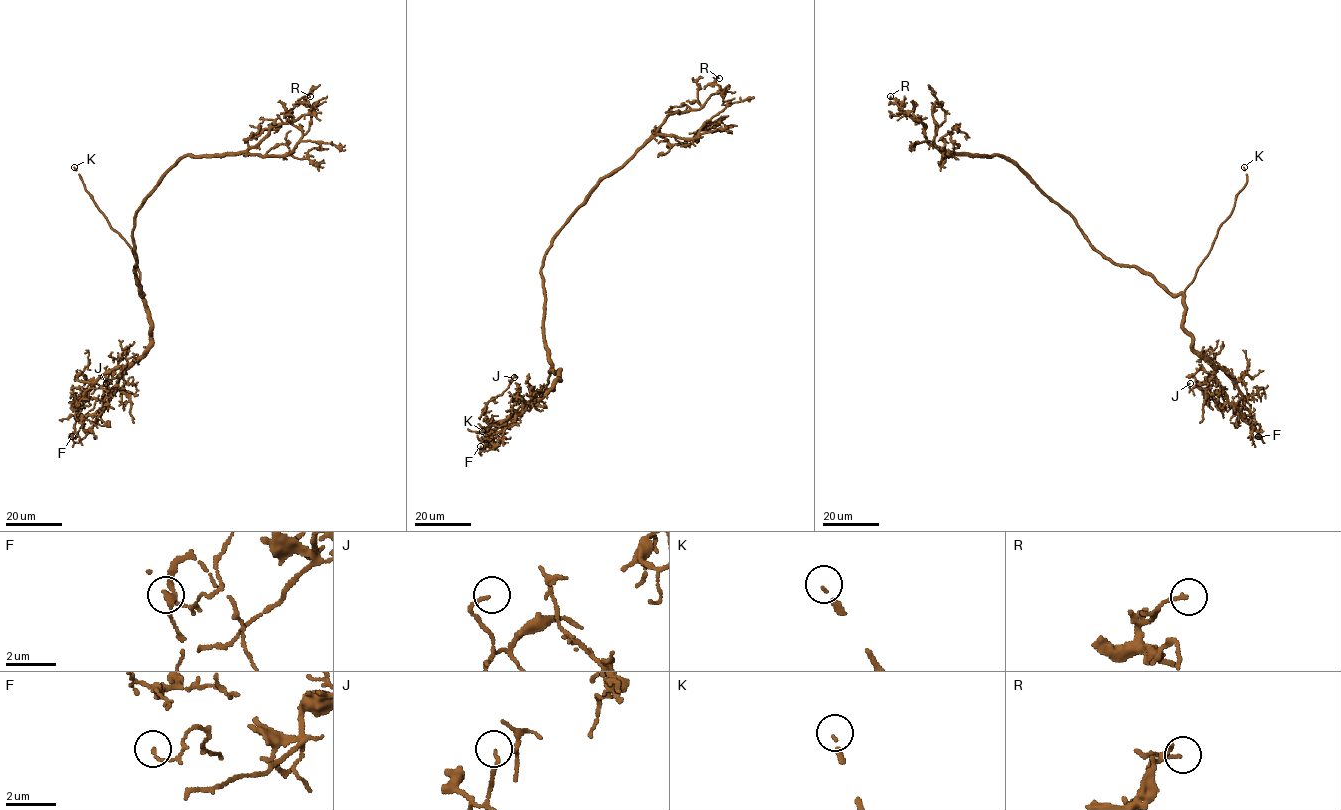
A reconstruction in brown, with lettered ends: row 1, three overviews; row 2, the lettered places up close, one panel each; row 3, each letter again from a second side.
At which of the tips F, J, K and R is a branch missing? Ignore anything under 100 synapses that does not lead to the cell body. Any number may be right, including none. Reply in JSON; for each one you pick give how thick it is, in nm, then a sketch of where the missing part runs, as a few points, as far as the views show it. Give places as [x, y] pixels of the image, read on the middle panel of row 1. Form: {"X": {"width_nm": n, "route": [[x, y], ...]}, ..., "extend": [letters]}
{"K": {"width_nm": 120, "route": [[482, 431], [471, 426], [466, 443]]}, "extend": ["K"]}

